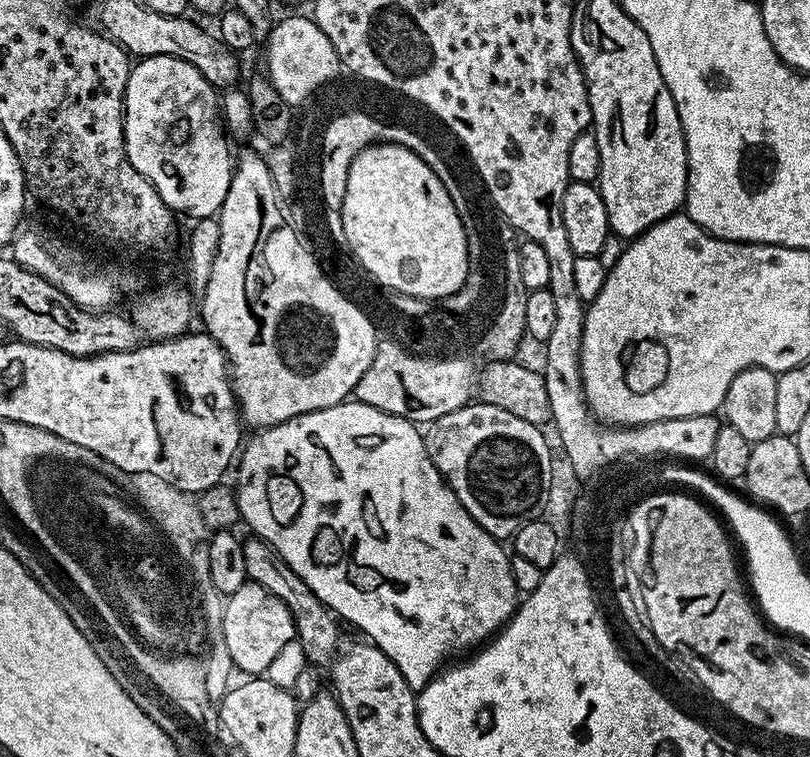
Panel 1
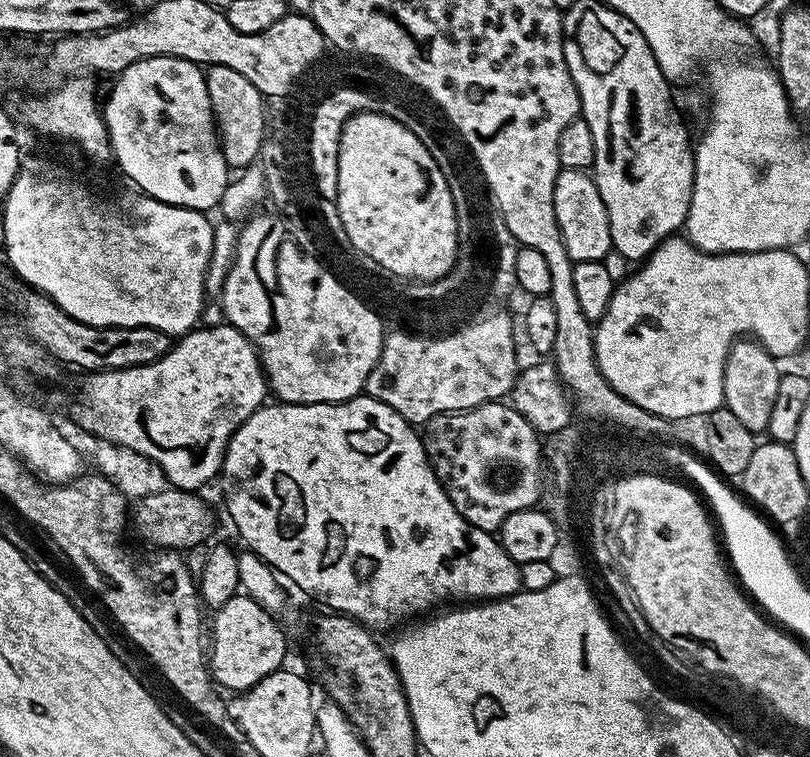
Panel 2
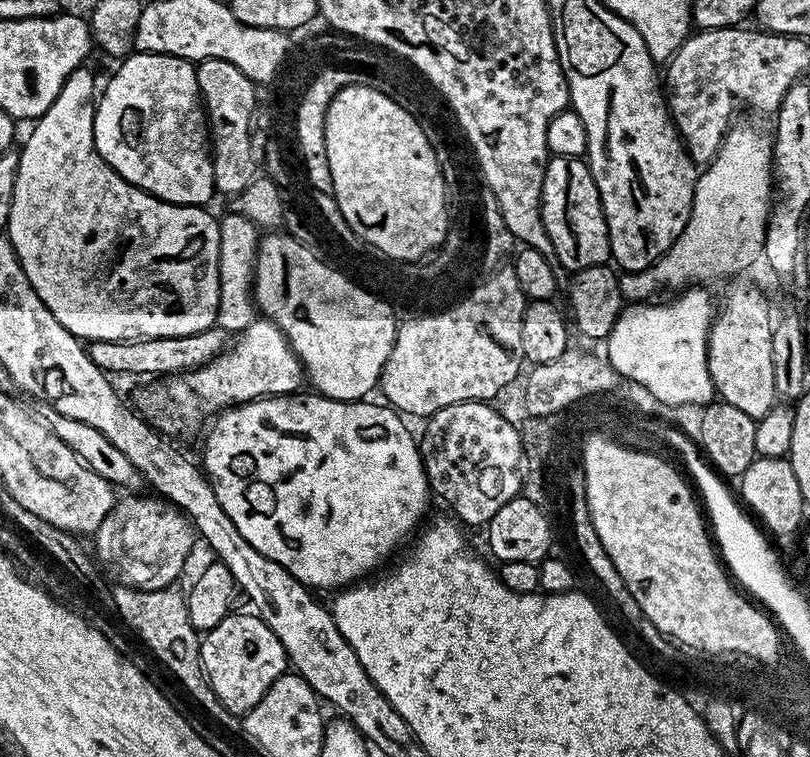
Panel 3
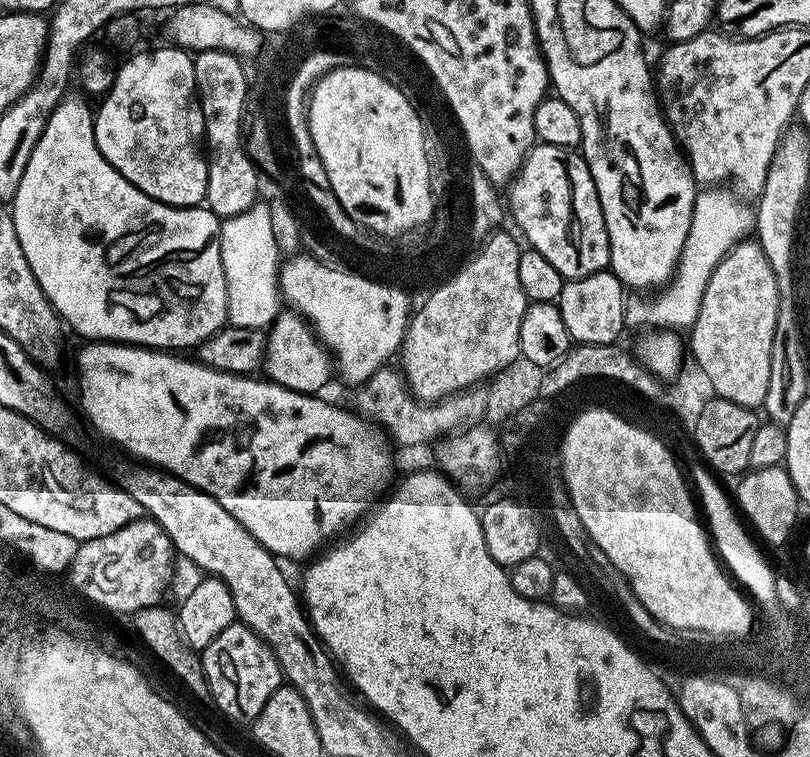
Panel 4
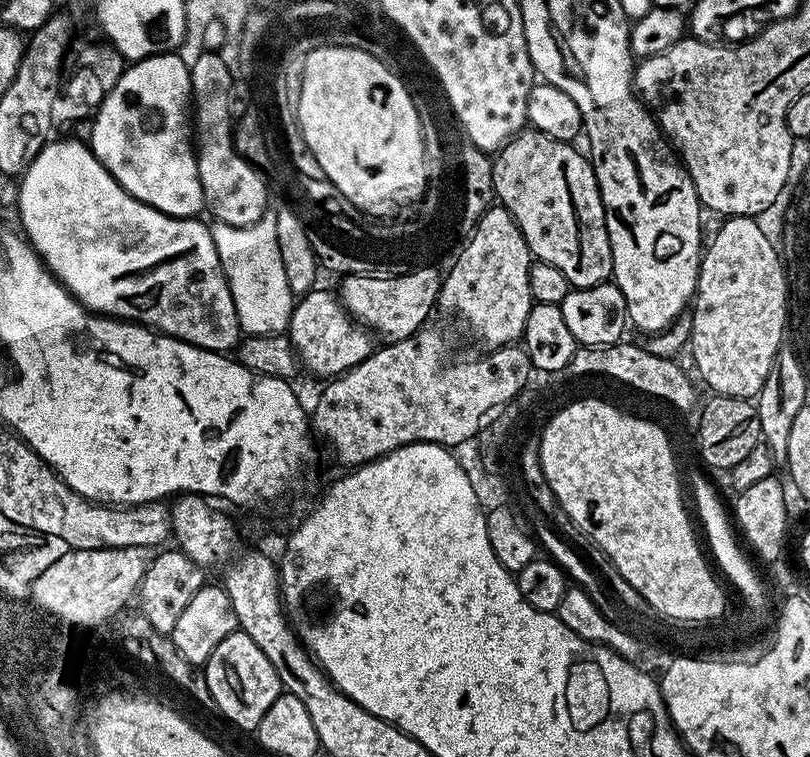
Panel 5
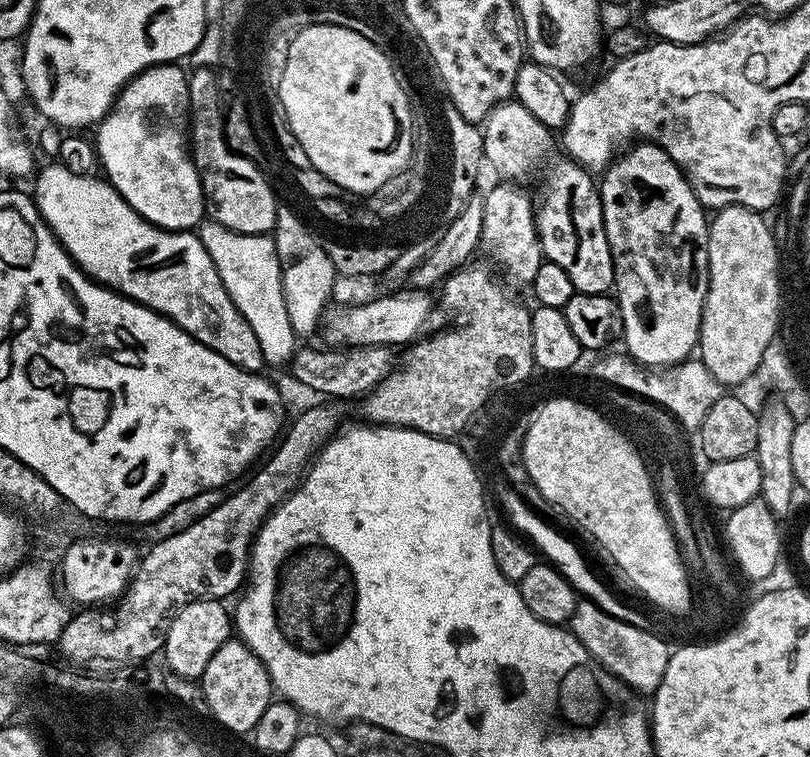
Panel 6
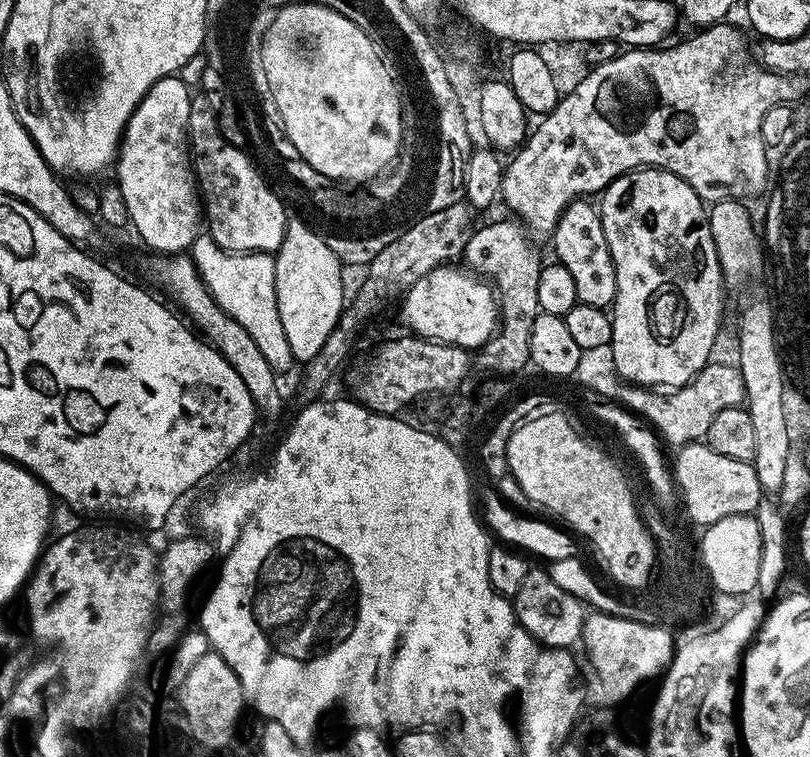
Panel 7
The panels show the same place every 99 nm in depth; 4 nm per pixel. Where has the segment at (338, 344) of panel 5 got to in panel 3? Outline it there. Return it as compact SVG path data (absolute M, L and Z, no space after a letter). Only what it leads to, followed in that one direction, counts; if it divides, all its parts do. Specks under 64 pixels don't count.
M257 318L250 326L246 326L239 332L227 350L214 357L206 366L193 372L156 378L145 383L148 385L137 394L134 407L157 432L176 438L179 432L198 431L207 412L219 414L225 408L234 408L237 404L248 404L252 400L263 400L265 396L290 396L301 391L300 383L303 385L305 380L304 365L294 354L282 330L278 330L278 326L272 320Z

